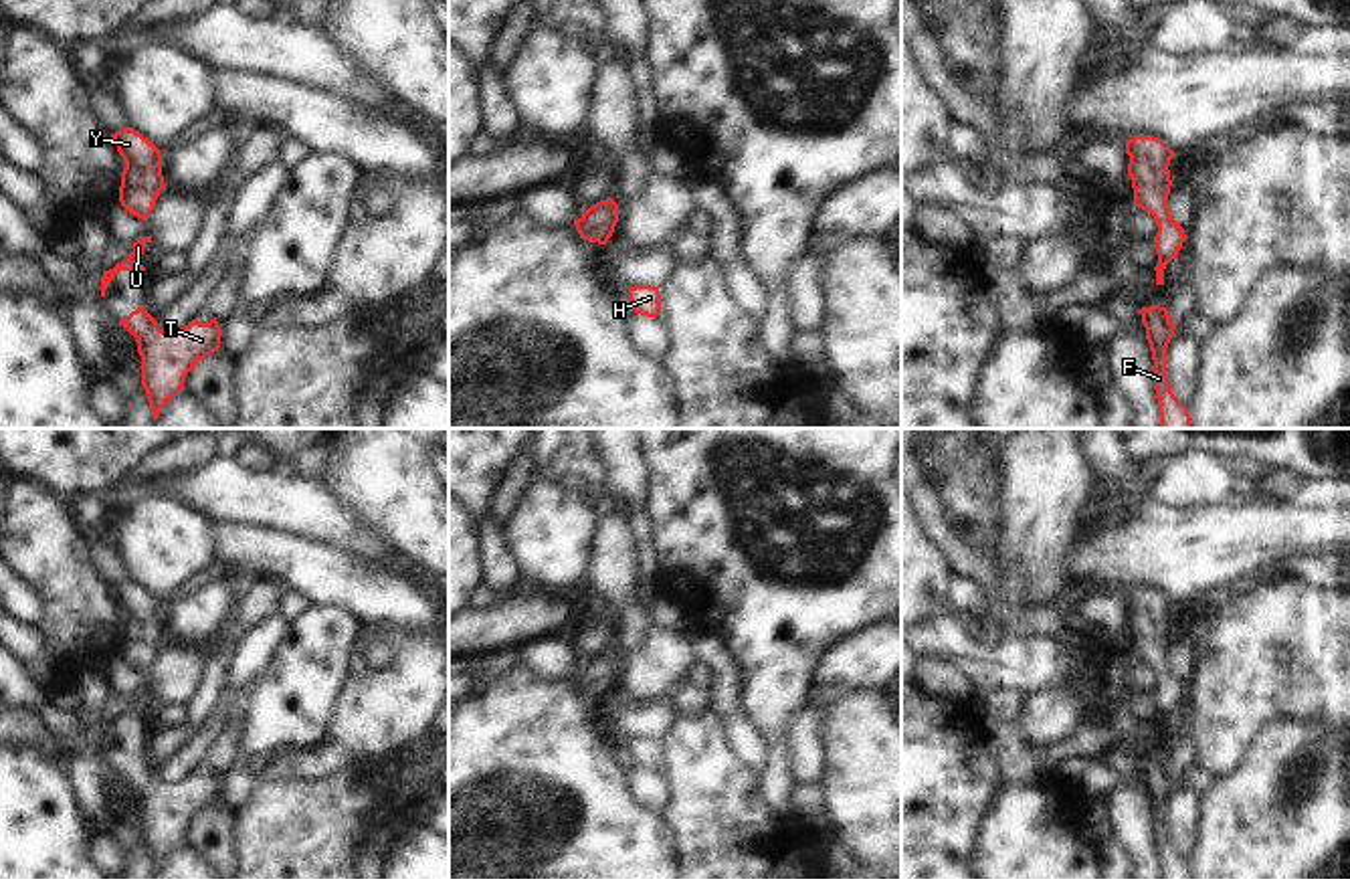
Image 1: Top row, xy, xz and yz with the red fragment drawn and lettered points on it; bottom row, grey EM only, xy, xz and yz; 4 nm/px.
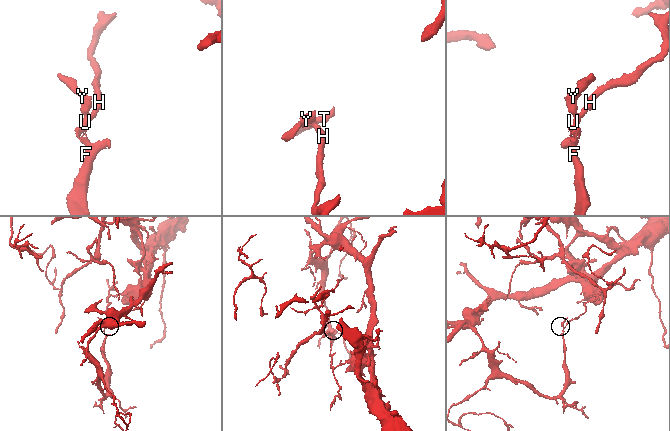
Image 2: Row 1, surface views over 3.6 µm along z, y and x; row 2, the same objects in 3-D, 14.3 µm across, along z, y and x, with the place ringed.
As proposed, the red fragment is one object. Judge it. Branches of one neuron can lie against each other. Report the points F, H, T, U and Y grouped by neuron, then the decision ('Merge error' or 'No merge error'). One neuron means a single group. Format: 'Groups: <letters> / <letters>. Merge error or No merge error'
Groups: F H T U Y. No merge error

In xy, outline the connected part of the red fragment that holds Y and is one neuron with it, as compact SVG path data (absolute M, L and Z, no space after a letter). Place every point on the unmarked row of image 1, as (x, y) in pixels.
M133 580L111 586L125 614L121 624L119 655L125 665L146 673L160 645L166 641L162 628L162 604Z

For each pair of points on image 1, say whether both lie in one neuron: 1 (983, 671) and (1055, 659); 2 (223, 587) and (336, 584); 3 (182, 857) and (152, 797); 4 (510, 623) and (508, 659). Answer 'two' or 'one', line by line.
1: one
2: two
3: two
4: two

